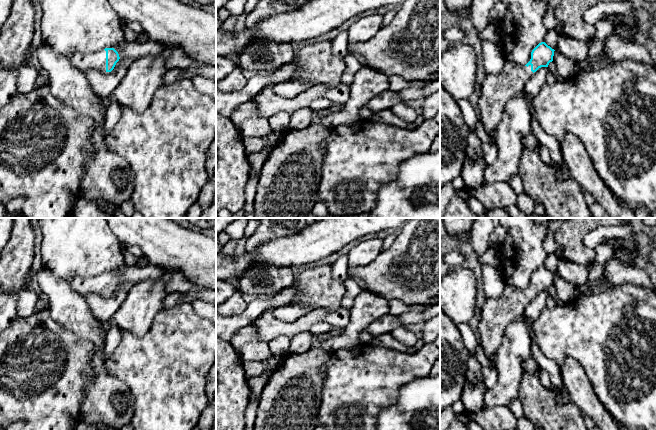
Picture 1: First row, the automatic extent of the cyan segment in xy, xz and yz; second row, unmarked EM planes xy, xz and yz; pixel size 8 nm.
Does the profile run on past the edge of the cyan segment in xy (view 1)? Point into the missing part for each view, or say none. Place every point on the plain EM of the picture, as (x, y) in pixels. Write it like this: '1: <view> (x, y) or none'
1: xy (93, 285)

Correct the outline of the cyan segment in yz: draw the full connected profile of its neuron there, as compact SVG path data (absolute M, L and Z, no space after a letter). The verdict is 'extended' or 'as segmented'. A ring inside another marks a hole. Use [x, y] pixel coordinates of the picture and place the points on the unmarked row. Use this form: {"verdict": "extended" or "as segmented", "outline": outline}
{"verdict": "extended", "outline": "M545 266L539 267L531 276L531 283L525 290L520 290L512 285L506 284L502 294L498 298L486 299L481 311L481 319L478 325L480 334L479 345L482 347L487 358L496 355L501 345L505 328L517 317L524 315L527 304L541 291L548 291L553 285L554 273Z"}

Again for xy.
{"verdict": "extended", "outline": "M105 272L97 277L75 277L69 280L75 292L84 297L89 295L111 296L120 283L114 272Z"}

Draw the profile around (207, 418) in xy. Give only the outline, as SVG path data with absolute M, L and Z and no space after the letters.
M216 393L214 397L207 402L203 412L200 415L196 425L200 430L211 430L216 421Z

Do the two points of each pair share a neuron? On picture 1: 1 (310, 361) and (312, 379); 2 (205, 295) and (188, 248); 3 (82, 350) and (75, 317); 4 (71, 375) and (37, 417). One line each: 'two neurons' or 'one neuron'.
1: one neuron
2: two neurons
3: two neurons
4: one neuron

